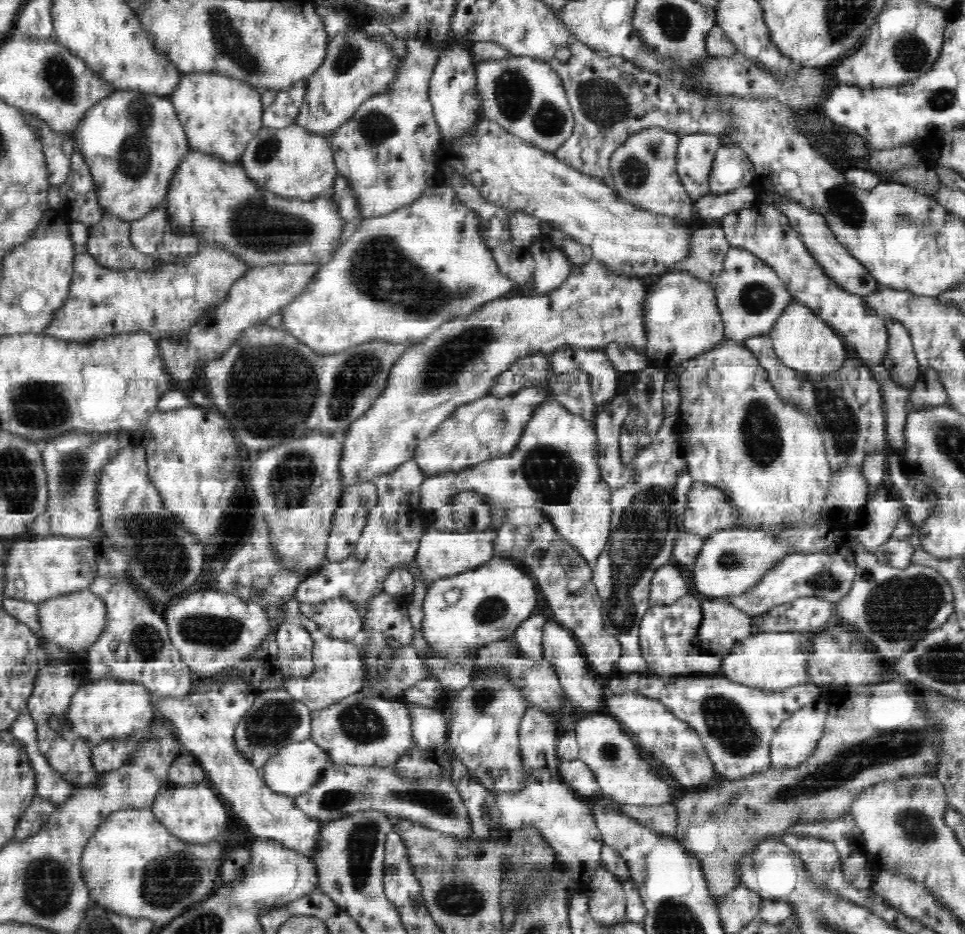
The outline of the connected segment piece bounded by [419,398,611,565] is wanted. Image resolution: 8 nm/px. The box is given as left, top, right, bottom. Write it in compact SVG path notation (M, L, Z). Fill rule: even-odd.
M549 398L543 405L536 408L529 424L522 434L521 441L512 452L502 456L487 459L486 462L475 463L458 471L443 471L442 474L432 474L425 477L420 486L420 501L425 511L435 511L450 504L454 497L462 492L486 494L490 502L504 504L504 508L534 506L542 510L554 528L567 544L578 549L578 553L593 565L604 550L611 528L611 490L601 479L601 469L598 466L599 446L595 424L583 415L572 414L558 400Z

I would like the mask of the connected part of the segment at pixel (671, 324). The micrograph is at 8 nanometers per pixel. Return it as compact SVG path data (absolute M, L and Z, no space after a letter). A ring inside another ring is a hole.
M676 269L662 274L645 298L644 319L648 339L648 350L644 353L648 356L649 366L666 372L726 340L715 284L698 278L688 270Z

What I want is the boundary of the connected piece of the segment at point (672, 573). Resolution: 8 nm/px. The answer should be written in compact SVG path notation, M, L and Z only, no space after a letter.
M664 565L654 573L650 604L673 603L688 594L688 582L676 565Z

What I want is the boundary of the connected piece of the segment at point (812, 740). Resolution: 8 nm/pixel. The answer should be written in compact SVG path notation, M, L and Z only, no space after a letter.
M810 702L792 711L786 720L779 724L778 730L771 740L771 767L778 770L794 768L802 764L817 748L820 738L822 738L825 720L828 714L829 705L824 702Z

